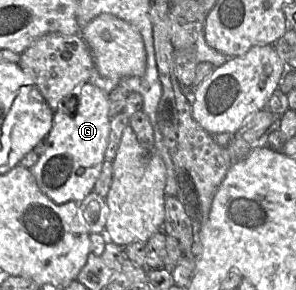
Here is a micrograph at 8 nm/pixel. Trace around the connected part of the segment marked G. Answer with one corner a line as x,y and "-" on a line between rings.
90,81
79,87
79,105
76,112
70,115
65,112
63,99
54,111
53,124
47,135
47,147
39,156
36,164
30,168
41,191
56,204
69,201
80,203
94,189
105,161
108,146
111,117
109,114
109,94

